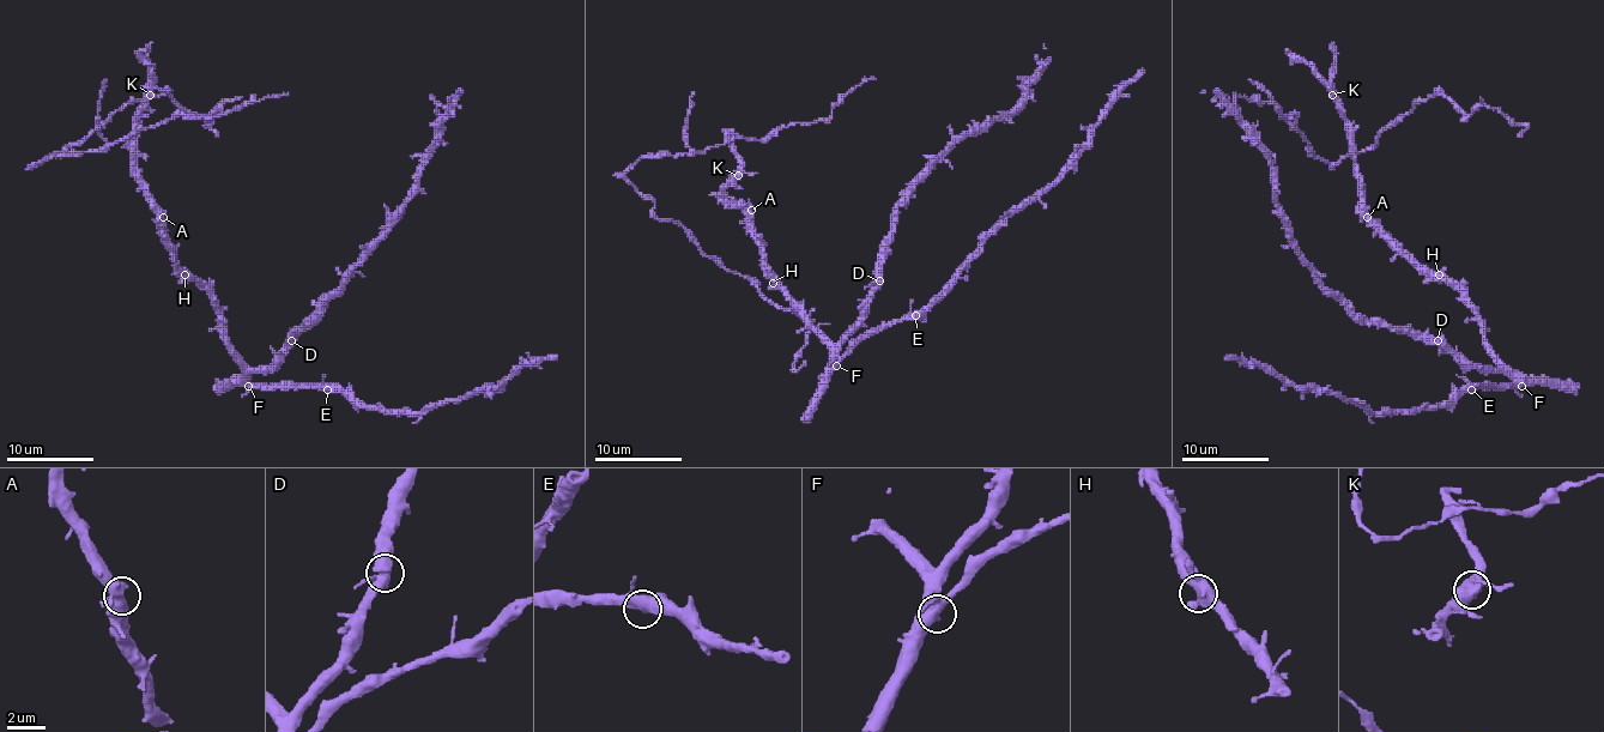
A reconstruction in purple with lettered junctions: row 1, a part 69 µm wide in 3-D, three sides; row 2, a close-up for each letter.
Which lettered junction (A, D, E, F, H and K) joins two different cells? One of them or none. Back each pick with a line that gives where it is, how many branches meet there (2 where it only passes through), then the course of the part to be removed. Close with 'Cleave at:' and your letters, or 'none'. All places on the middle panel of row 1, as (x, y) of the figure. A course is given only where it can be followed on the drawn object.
Cleave at: none

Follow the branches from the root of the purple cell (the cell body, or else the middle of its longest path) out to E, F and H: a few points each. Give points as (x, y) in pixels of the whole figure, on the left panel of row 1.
E: (159, 227), (174, 264), (210, 294), (224, 327), (229, 352), (250, 383), (322, 386), (327, 389)
F: (159, 227), (174, 264), (210, 294), (218, 309), (229, 352), (248, 386)
H: (159, 227), (174, 264), (185, 274)

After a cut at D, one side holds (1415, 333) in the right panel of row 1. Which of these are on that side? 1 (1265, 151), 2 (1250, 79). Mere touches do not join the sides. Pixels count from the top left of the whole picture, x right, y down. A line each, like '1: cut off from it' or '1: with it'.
1: with it
2: cut off from it

